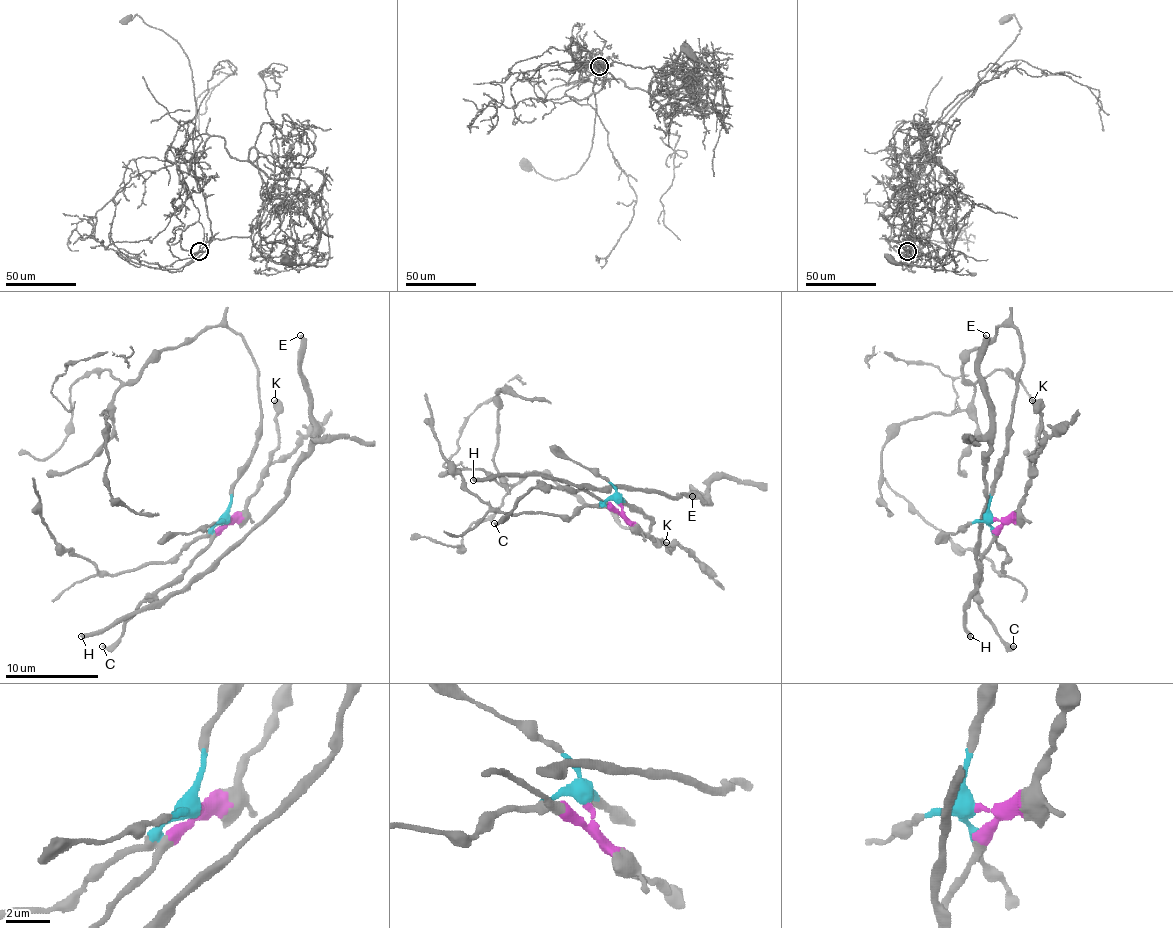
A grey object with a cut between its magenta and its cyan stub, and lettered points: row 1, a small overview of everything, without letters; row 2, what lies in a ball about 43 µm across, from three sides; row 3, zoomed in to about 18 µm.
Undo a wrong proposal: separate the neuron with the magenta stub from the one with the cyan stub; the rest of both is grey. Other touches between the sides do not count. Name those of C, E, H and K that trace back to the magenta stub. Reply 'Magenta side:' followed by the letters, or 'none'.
Magenta side: C, E, H, K

